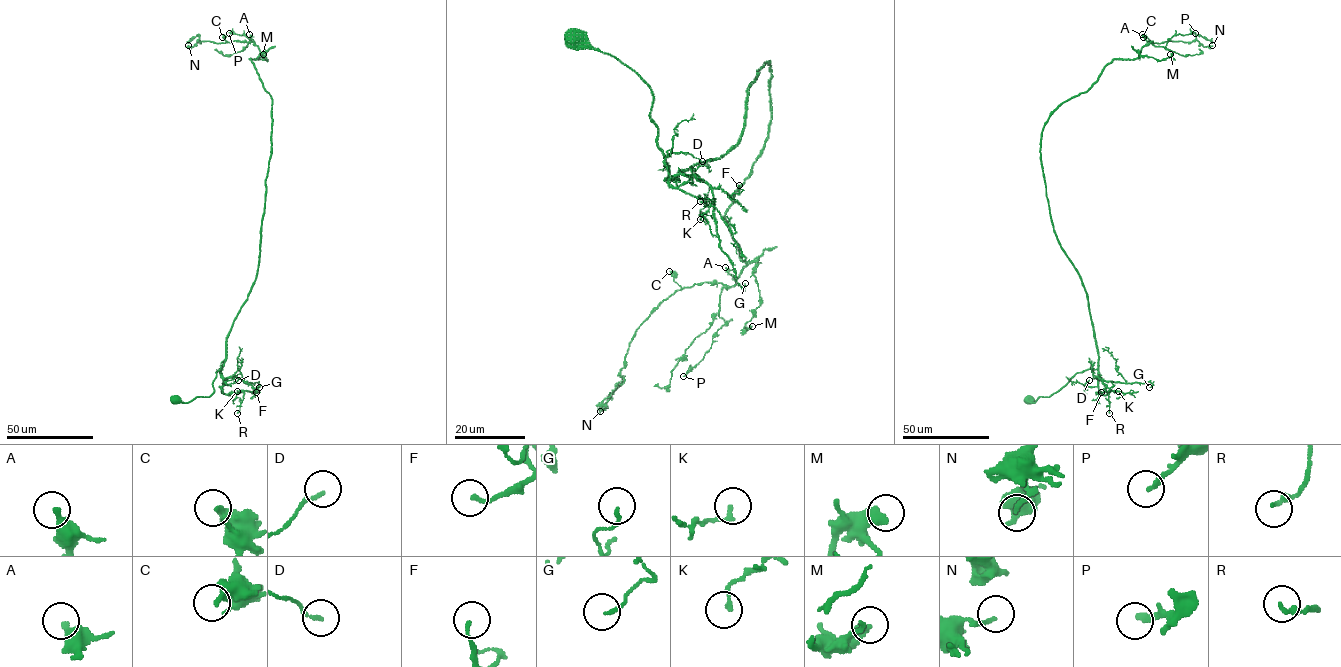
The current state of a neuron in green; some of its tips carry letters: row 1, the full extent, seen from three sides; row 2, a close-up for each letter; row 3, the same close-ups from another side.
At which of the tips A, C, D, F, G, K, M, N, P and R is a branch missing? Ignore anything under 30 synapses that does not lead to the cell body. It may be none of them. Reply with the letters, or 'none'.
none

